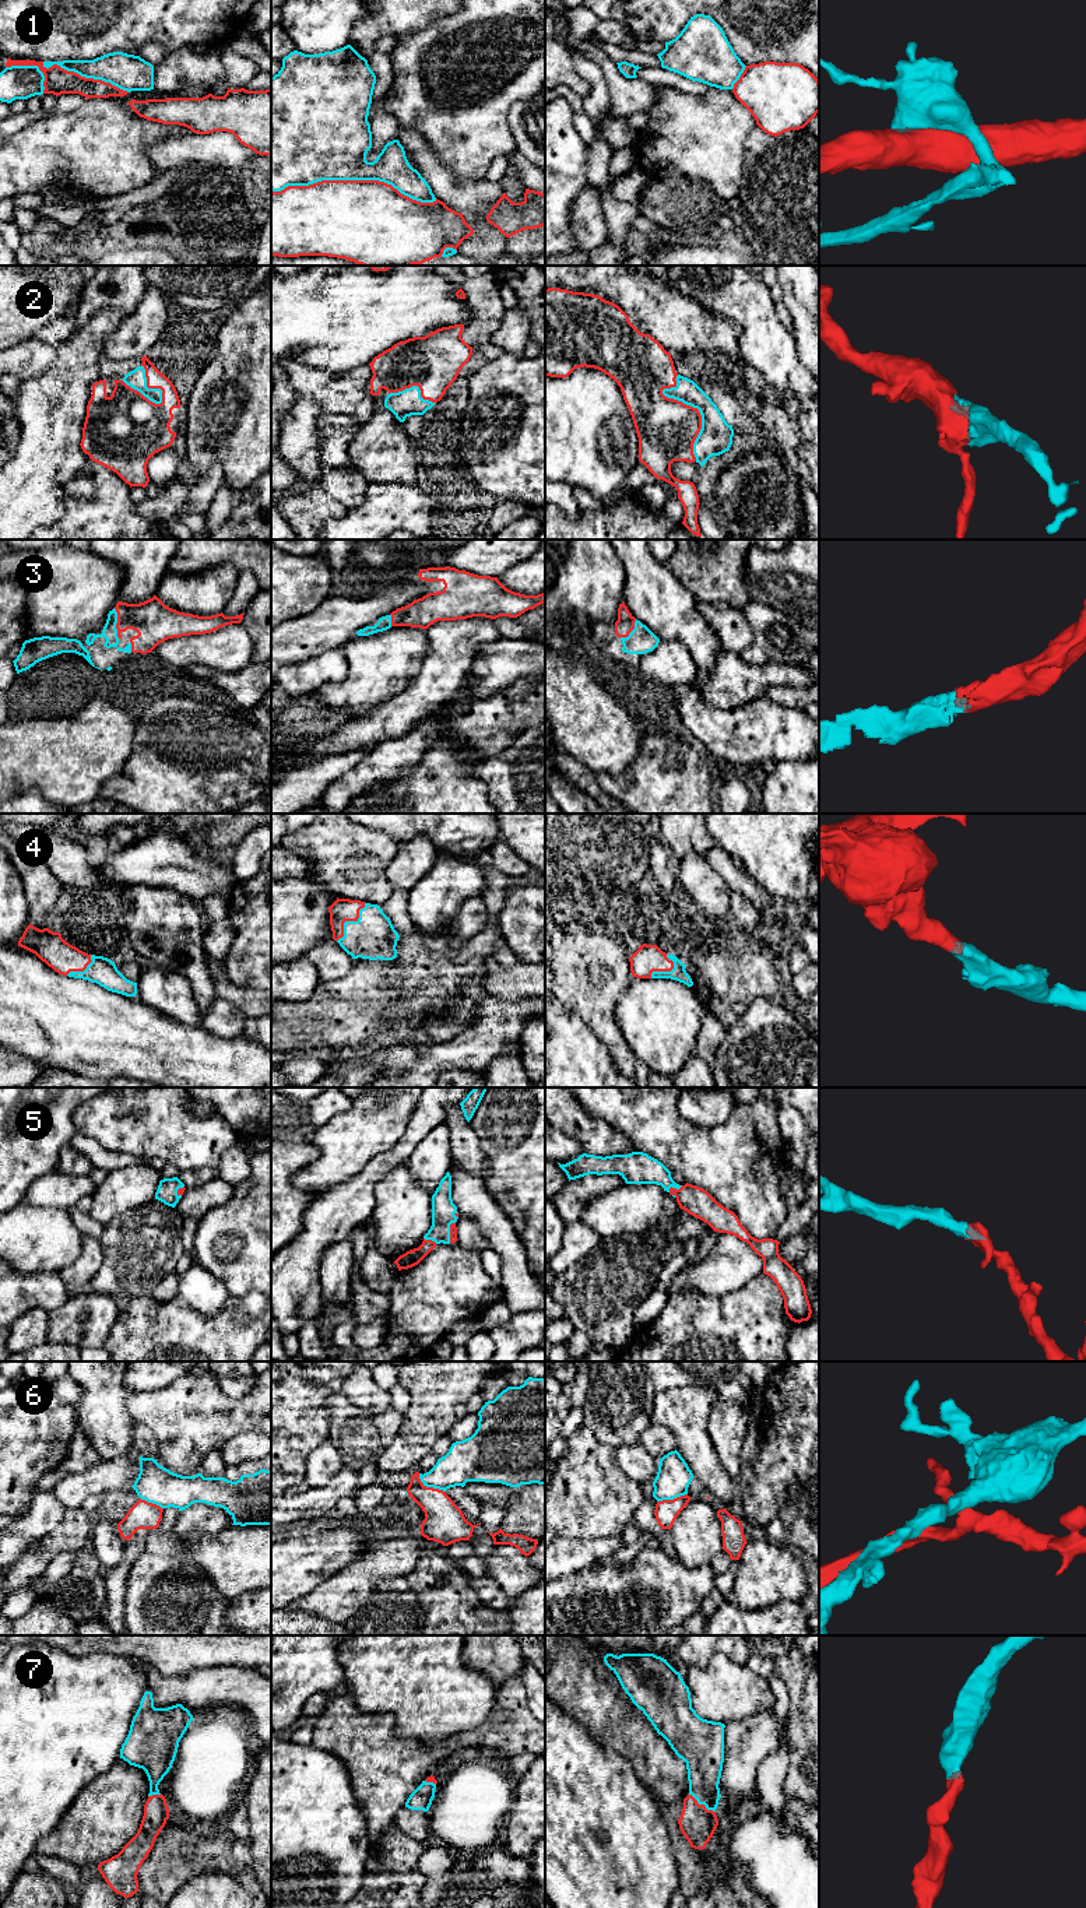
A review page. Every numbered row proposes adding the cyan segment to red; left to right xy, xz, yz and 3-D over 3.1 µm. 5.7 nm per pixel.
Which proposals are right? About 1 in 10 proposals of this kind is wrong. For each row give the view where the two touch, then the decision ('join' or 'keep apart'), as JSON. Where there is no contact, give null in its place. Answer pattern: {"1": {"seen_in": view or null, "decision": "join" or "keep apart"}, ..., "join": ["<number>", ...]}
{"1": {"seen_in": "xz", "decision": "keep apart"}, "2": {"seen_in": "yz", "decision": "join"}, "3": {"seen_in": "xy", "decision": "join"}, "4": {"seen_in": "xz", "decision": "join"}, "5": {"seen_in": "xz", "decision": "join"}, "6": {"seen_in": "xz", "decision": "keep apart"}, "7": {"seen_in": "yz", "decision": "join"}, "join": ["2", "3", "4", "5", "7"]}

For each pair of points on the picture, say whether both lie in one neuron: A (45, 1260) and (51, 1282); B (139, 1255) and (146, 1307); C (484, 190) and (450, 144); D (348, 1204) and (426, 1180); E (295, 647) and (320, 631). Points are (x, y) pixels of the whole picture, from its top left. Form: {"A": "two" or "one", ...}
{"A": "two", "B": "two", "C": "two", "D": "two", "E": "one"}

